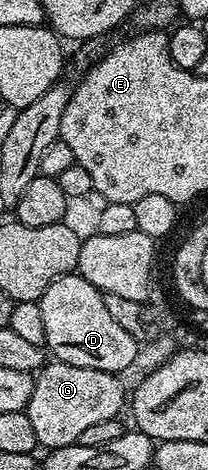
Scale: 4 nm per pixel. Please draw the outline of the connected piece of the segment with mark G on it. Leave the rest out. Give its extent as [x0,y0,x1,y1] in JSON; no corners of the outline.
[27,359,127,451]

